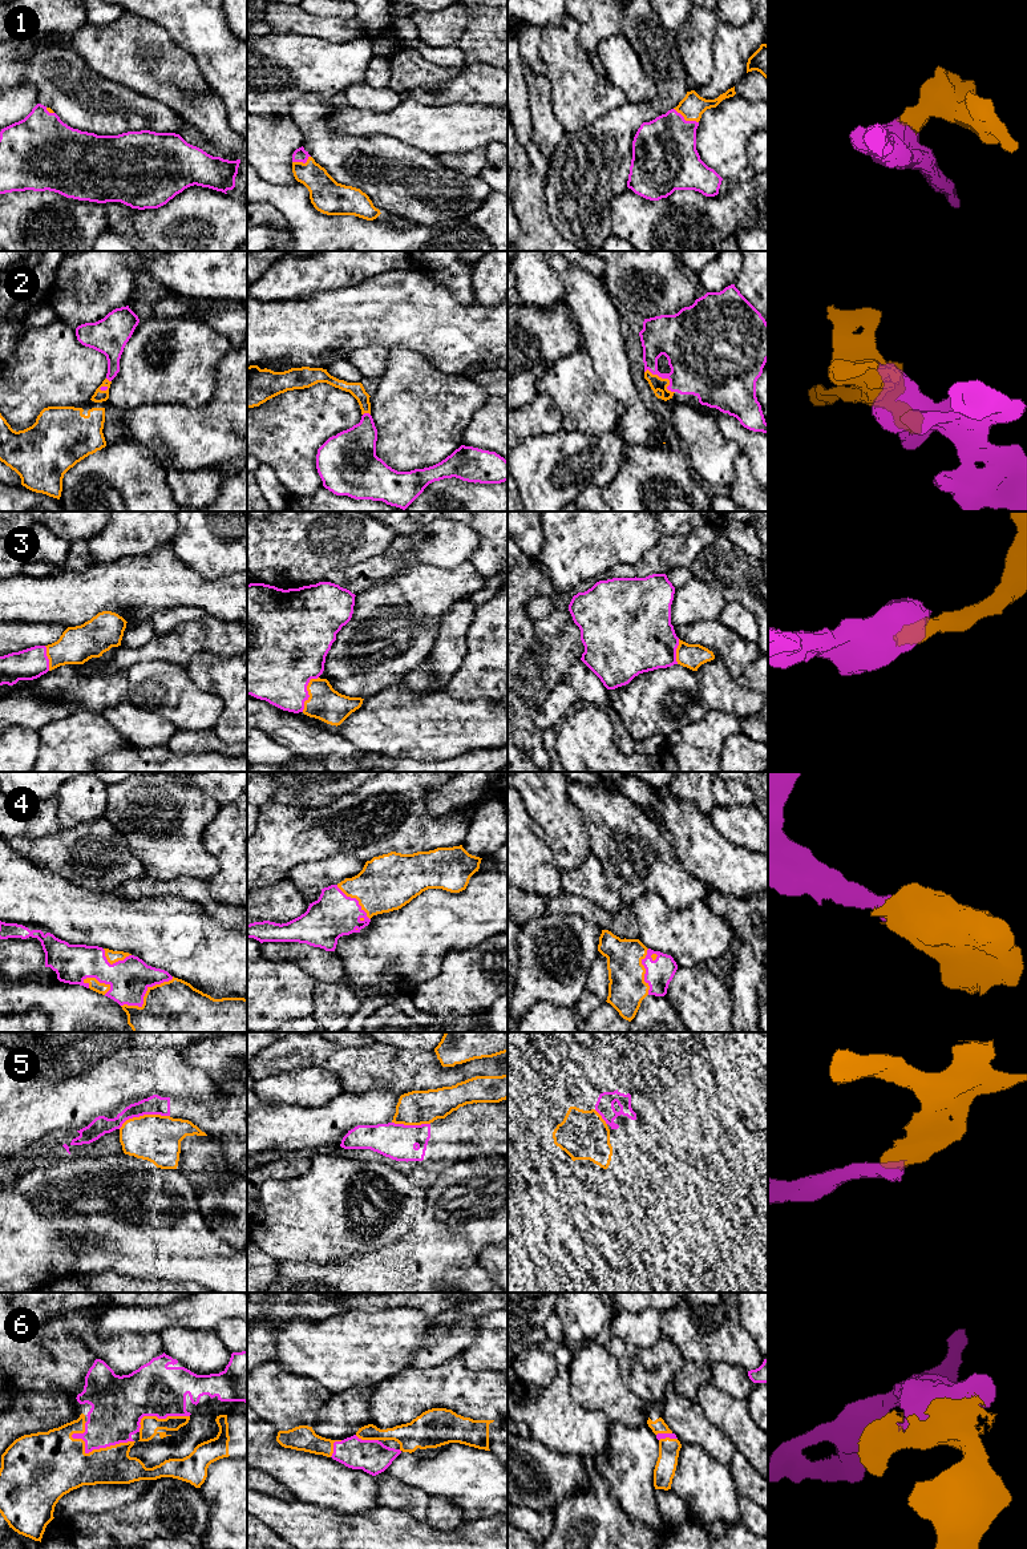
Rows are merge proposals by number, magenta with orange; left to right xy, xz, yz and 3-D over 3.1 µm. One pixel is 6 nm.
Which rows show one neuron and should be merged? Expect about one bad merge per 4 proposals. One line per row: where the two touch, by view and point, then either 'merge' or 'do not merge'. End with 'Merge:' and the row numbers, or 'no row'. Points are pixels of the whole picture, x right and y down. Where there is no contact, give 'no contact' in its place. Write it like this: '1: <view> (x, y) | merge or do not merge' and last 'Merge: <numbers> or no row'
1: yz (684, 120) | merge
2: yz (664, 377) | merge
3: xz (307, 692) | merge
4: xy (145, 993) | merge
5: xy (144, 1113) | do not merge
6: xy (98, 1448) | merge
Merge: 1, 2, 3, 4, 6

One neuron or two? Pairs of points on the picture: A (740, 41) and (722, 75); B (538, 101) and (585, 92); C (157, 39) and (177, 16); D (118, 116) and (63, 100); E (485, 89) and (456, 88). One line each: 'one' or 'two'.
A: one
B: two
C: two
D: one
E: one

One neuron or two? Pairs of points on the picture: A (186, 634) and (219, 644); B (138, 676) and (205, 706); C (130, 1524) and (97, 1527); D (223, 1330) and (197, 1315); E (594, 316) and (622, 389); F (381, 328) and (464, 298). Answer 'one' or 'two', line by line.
A: one
B: one
C: one
D: two
E: one
F: two

